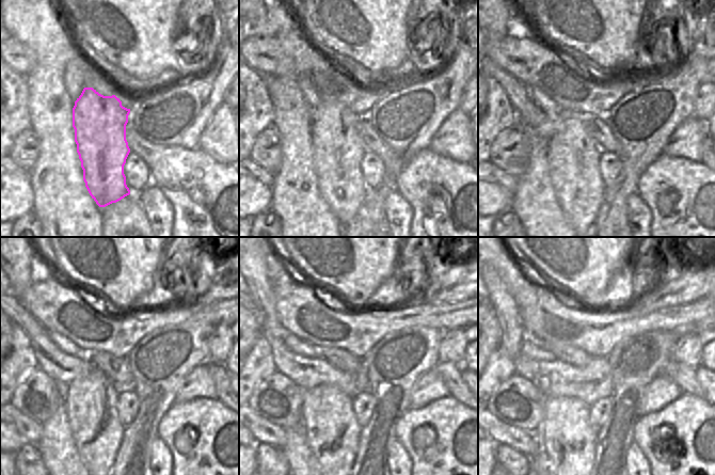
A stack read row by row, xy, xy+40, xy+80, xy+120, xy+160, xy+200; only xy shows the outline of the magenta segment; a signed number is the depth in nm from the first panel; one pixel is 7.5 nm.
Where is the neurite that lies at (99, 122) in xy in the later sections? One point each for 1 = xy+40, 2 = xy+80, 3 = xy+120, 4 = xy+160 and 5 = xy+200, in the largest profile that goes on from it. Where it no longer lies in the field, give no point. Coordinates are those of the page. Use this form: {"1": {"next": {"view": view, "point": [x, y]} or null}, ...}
{"1": {"next": {"view": "xy+40", "point": [338, 149]}}, "2": {"next": {"view": "xy+80", "point": [573, 154]}}, "3": {"next": {"view": "xy+120", "point": [91, 401]}}, "4": {"next": {"view": "xy+160", "point": [331, 427]}}, "5": {"next": {"view": "xy+200", "point": [569, 437]}}}

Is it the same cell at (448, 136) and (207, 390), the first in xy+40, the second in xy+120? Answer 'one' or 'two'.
one

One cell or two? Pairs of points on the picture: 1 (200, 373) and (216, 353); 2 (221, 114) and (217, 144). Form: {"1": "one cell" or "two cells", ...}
{"1": "two cells", "2": "one cell"}

